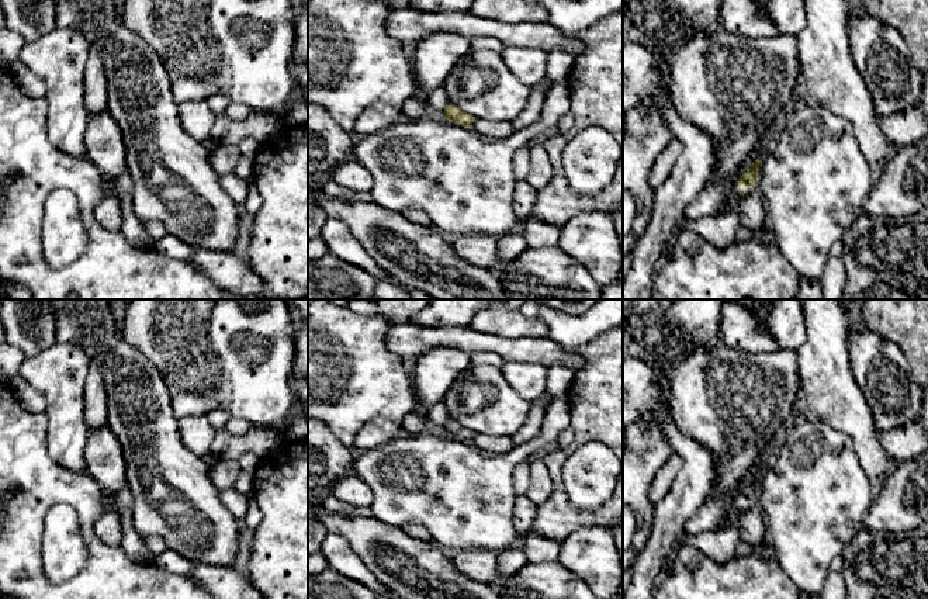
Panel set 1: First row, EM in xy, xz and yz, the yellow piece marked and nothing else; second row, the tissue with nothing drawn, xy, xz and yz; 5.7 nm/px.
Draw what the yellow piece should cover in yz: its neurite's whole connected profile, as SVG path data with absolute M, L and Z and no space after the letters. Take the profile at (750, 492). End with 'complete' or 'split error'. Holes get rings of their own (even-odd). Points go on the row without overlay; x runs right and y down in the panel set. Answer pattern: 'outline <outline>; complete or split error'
outline M755 475L752 481L738 494L738 496L733 502L733 509L741 513L745 509L749 509L758 505L758 484L761 475Z; split error

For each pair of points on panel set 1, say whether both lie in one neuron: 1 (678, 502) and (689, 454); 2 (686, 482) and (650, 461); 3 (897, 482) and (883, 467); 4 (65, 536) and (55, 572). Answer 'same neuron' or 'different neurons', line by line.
1: same neuron
2: different neurons
3: different neurons
4: same neuron

